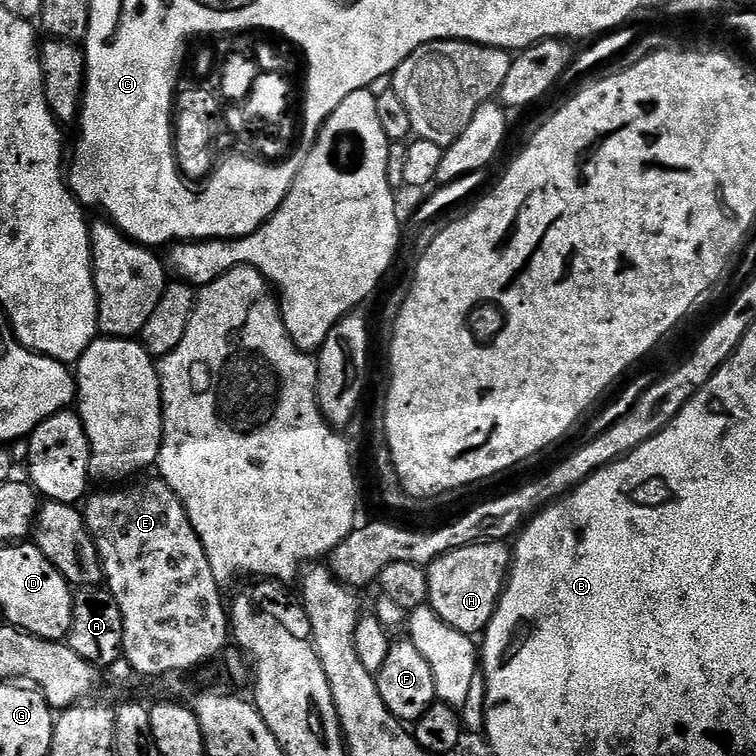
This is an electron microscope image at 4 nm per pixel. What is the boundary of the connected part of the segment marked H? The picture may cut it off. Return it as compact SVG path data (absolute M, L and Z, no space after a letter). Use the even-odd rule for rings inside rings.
M504 542L471 544L462 550L447 552L433 564L427 565L428 602L434 614L446 622L446 626L454 626L454 630L462 630L462 634L476 638L487 628L490 618L494 618L496 604L500 600L508 579L510 567L510 548Z

